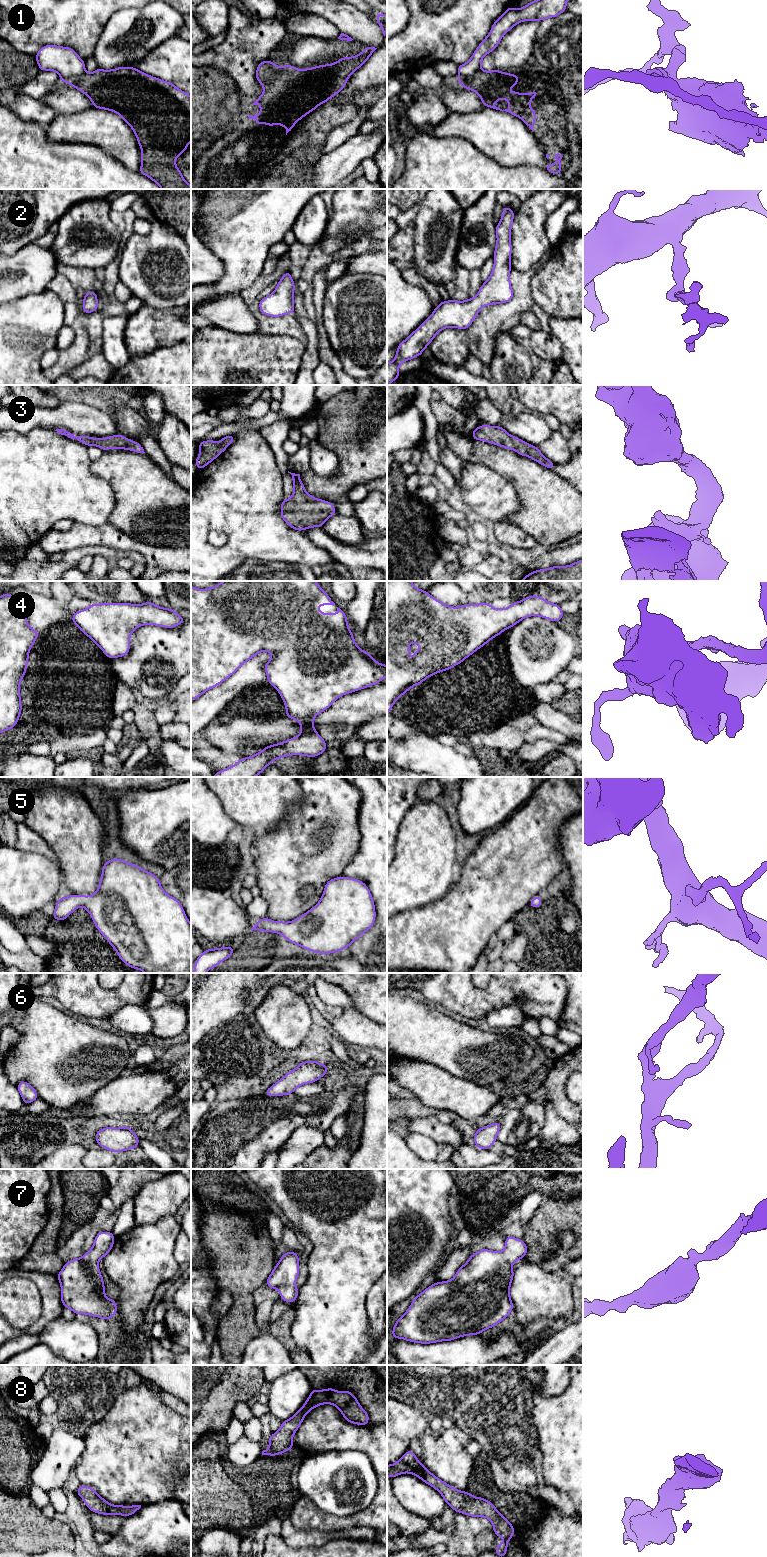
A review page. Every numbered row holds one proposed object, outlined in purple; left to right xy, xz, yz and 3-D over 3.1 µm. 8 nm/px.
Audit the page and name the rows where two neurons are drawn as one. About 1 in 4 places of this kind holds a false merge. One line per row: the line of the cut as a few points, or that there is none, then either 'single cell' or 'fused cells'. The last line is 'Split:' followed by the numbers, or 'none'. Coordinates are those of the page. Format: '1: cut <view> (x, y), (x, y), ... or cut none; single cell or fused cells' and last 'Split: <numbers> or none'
1: cut yz (480, 68), (459, 81); fused cells
2: cut none; single cell
3: cut none; single cell
4: cut none; single cell
5: cut none; single cell
6: cut none; single cell
7: cut none; single cell
8: cut none; single cell
Split: 1

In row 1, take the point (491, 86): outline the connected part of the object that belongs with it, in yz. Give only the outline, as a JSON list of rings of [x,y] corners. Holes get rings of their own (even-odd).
[[[482,69],[476,71],[472,76],[464,78],[459,81],[459,84],[467,90],[475,91],[481,98],[484,107],[490,107],[500,111],[509,112],[512,115],[519,117],[532,131],[535,126],[537,113],[528,105],[536,96],[536,92],[522,94],[520,92],[510,92],[508,89],[518,84],[518,74],[508,74],[501,72],[499,69],[492,71],[483,71]],[[506,99],[509,102],[509,108],[502,110],[494,105],[497,100]]]

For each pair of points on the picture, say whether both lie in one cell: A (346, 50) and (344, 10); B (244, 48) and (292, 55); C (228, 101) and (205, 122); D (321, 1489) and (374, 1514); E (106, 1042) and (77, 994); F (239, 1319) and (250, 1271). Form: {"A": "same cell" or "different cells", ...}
{"A": "different cells", "B": "different cells", "C": "same cell", "D": "different cells", "E": "different cells", "F": "different cells"}

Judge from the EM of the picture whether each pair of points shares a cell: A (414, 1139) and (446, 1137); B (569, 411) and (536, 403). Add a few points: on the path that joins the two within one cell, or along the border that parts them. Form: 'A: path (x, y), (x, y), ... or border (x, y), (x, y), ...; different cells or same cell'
A: border (409, 1131), (425, 1134), (440, 1145); different cells
B: path (561, 403), (544, 403); same cell

